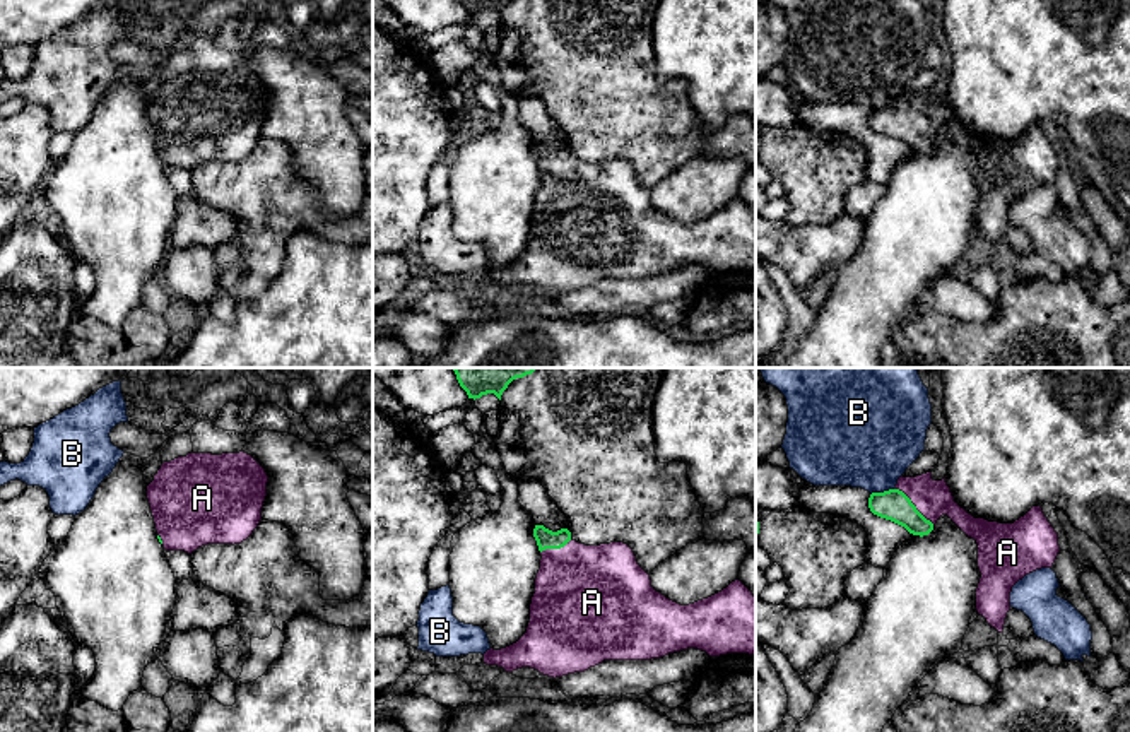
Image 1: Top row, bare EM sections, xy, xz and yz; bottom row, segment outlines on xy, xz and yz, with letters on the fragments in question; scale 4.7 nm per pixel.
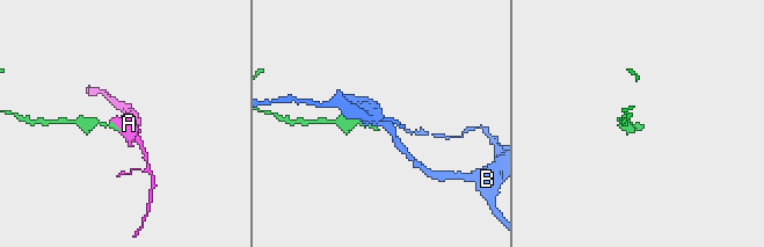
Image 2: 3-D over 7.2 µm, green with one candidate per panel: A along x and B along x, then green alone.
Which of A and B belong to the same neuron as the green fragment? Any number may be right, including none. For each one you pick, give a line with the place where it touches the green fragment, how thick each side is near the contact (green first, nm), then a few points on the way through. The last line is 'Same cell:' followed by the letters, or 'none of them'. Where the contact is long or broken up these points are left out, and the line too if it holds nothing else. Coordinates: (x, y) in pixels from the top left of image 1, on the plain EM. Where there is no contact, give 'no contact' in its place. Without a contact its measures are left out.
A: meets green in yz at (915, 123); 150 nm thick on the green side, 180 nm on the other
Same cell: A

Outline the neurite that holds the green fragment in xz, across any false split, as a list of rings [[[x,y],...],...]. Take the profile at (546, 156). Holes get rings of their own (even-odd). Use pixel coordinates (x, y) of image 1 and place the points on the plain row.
[[[535,142],[533,154],[542,176],[527,250],[506,265],[487,267],[484,280],[506,289],[530,284],[556,296],[603,277],[651,277],[687,265],[709,274],[756,272],[756,214],[740,197],[708,215],[680,222],[651,204],[650,192],[624,159],[585,162],[573,157],[568,145],[552,149],[544,142]]]

